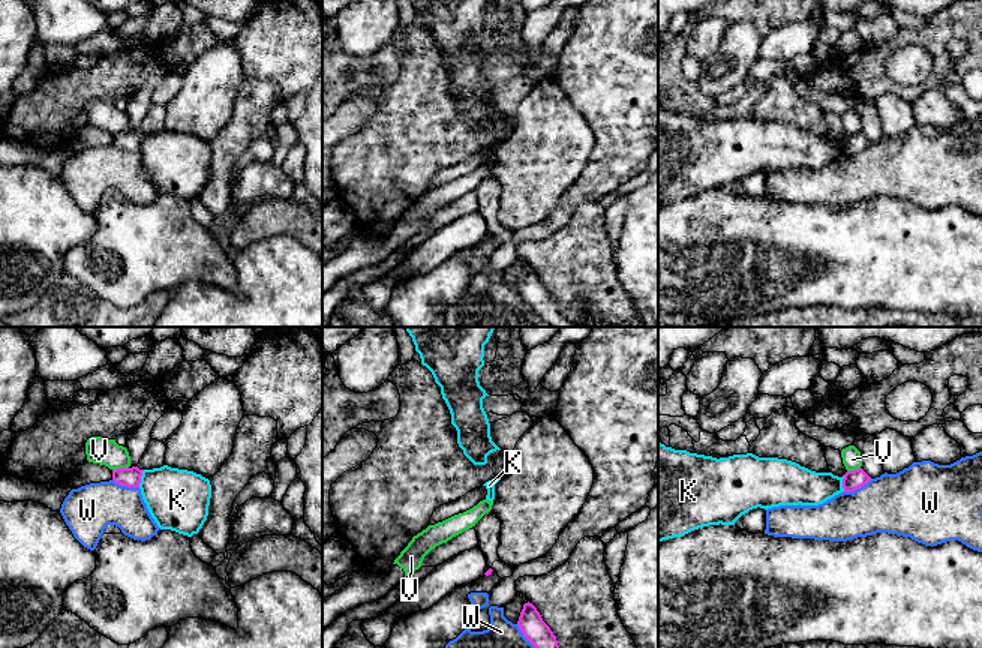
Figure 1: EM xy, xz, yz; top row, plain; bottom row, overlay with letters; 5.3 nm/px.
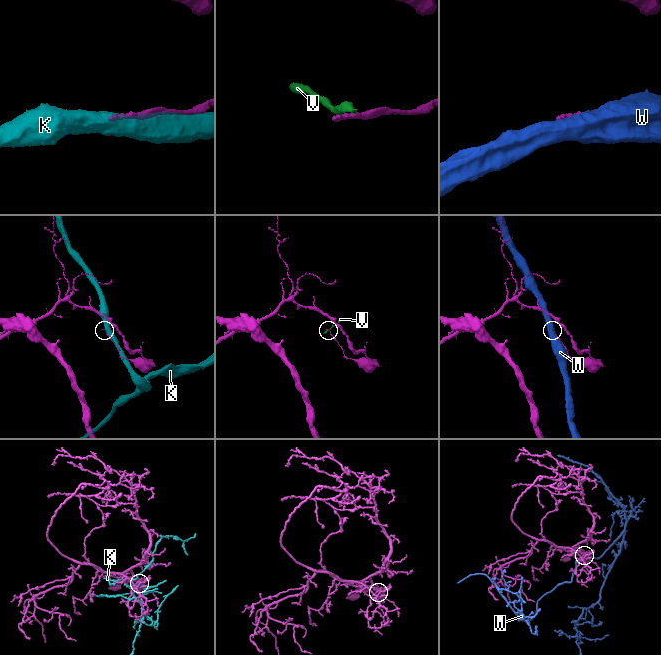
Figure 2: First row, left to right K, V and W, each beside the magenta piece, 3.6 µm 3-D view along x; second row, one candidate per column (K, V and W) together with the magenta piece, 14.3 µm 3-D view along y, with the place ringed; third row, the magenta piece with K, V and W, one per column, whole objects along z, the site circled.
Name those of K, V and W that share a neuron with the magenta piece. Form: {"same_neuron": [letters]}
{"same_neuron": []}

